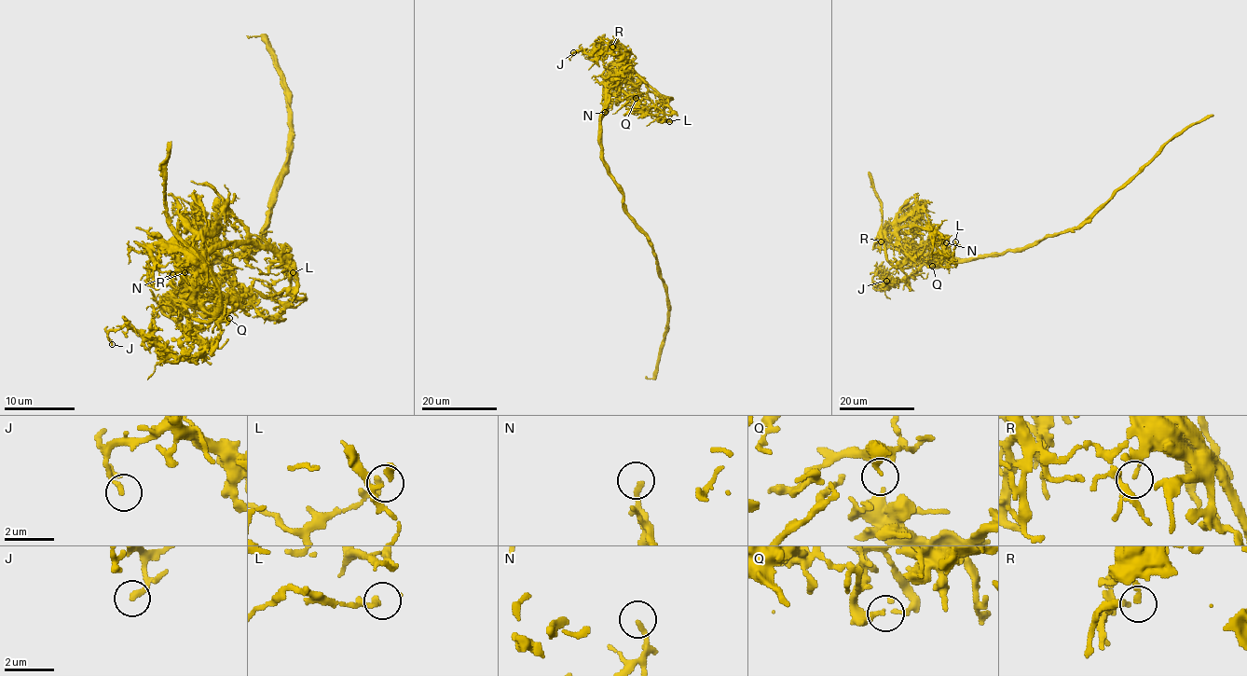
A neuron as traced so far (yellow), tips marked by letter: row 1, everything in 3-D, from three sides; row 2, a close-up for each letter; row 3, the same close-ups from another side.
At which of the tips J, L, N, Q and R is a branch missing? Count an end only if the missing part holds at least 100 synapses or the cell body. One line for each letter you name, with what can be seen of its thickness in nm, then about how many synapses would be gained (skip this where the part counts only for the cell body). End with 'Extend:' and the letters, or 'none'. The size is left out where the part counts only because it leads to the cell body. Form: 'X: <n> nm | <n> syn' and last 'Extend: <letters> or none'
Extend: none

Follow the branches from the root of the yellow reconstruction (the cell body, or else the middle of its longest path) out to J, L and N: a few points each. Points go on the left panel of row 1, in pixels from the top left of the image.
J: (204, 275), (165, 302), (204, 342), (198, 355), (169, 357), (127, 326), (107, 334), (112, 344)
L: (204, 275), (196, 284), (174, 293), (165, 308), (181, 308), (202, 298), (269, 296), (271, 286), (293, 272)
N: (204, 275), (196, 284), (174, 293), (163, 306), (172, 300), (172, 274)

